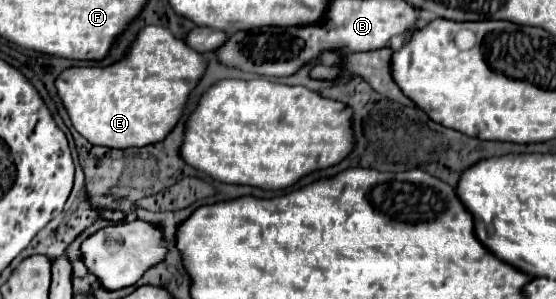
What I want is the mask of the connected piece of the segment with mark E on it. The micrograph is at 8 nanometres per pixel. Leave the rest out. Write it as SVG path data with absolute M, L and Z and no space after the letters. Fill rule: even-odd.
M146 25L136 33L120 61L104 67L68 67L56 77L54 85L74 129L86 141L126 149L162 141L170 133L204 69L206 59L190 51L182 39L176 39L164 27Z

